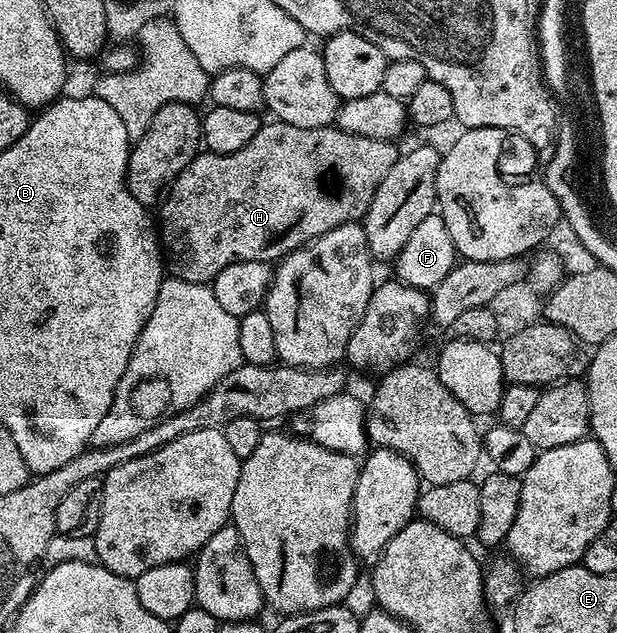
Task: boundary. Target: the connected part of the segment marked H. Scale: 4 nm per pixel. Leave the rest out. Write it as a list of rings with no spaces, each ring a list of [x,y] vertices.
[[[273,119],[272,124],[268,122],[261,123],[258,134],[242,146],[242,150],[234,150],[234,154],[218,154],[207,150],[201,151],[182,170],[176,175],[175,180],[170,185],[170,191],[166,199],[159,205],[160,220],[158,216],[158,239],[162,249],[162,255],[170,269],[171,275],[182,282],[191,284],[208,284],[216,279],[216,276],[226,266],[241,260],[242,262],[279,262],[288,256],[294,250],[298,250],[302,245],[316,240],[322,234],[334,230],[343,224],[354,224],[363,221],[365,214],[368,213],[368,207],[372,201],[372,195],[376,193],[376,188],[390,174],[390,166],[402,155],[401,149],[390,140],[379,140],[378,138],[362,138],[358,134],[346,134],[341,128],[329,126],[326,128],[303,128],[302,126],[290,126],[286,122]]]

